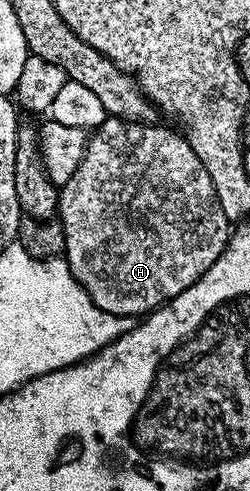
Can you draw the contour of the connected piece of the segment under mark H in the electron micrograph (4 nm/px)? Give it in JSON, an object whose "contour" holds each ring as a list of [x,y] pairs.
{"contour":[[[108,117],[101,126],[94,128],[93,134],[87,141],[85,157],[81,161],[81,165],[77,165],[77,173],[73,173],[73,177],[69,177],[69,181],[59,192],[57,218],[65,229],[67,264],[75,280],[85,289],[85,293],[89,293],[91,300],[101,309],[105,309],[105,313],[124,317],[146,316],[160,304],[176,299],[182,291],[189,289],[189,285],[197,282],[210,269],[213,261],[217,261],[217,257],[221,257],[221,253],[227,247],[229,220],[225,217],[225,209],[221,209],[221,205],[217,201],[217,193],[213,189],[213,181],[209,177],[209,173],[205,173],[205,165],[201,165],[197,153],[193,153],[189,141],[178,130],[169,131],[167,128],[159,126],[141,122],[129,123],[126,119]]]}

